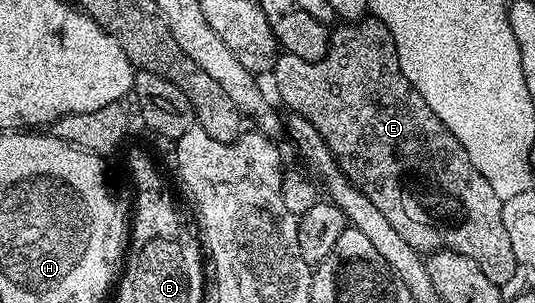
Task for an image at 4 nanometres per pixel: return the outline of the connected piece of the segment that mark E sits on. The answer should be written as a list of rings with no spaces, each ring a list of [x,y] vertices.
[[[365,16],[363,21],[344,23],[341,29],[333,28],[328,39],[328,50],[322,59],[307,61],[298,55],[281,52],[272,68],[271,80],[276,80],[280,97],[289,105],[293,114],[300,114],[317,128],[326,147],[333,153],[341,171],[370,199],[386,220],[402,235],[402,239],[421,255],[438,249],[458,251],[474,259],[482,267],[482,275],[490,283],[504,287],[518,272],[514,250],[502,224],[503,200],[482,179],[482,171],[470,163],[470,155],[458,139],[430,111],[426,99],[402,75],[390,27],[377,17]]]

